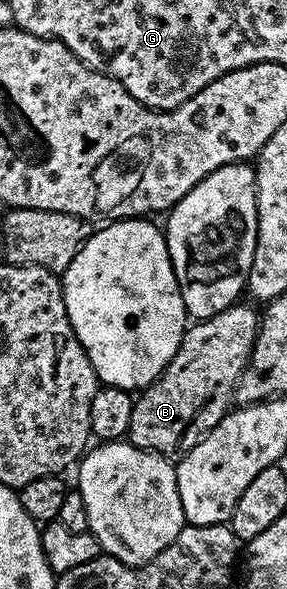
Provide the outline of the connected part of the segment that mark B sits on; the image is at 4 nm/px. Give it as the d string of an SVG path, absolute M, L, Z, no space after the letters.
M237 302L208 320L193 323L185 331L174 358L164 367L159 378L135 397L126 437L127 443L135 448L141 448L143 452L156 452L165 458L179 458L191 450L202 437L207 436L210 430L214 430L214 426L218 426L218 422L230 411L236 383L248 364L256 341L256 332L260 328L258 312L251 308L251 303L244 303Z

